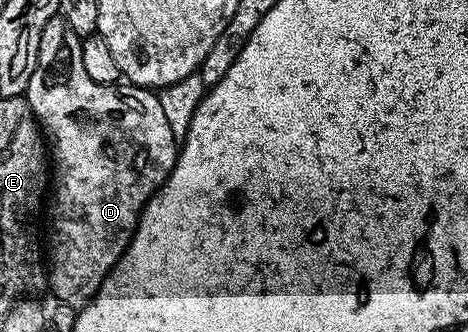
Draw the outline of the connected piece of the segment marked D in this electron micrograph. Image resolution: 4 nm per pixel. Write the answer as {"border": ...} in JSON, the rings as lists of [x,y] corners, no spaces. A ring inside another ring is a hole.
{"border":[[[56,16],[49,21],[40,35],[40,51],[36,71],[32,71],[32,79],[28,79],[28,87],[25,91],[25,99],[31,105],[31,111],[38,122],[45,140],[48,142],[49,152],[52,154],[52,193],[54,189],[54,210],[50,213],[50,225],[54,228],[54,234],[48,241],[48,289],[54,292],[53,296],[59,301],[71,303],[86,303],[94,296],[94,292],[102,286],[102,281],[110,273],[110,268],[122,257],[122,252],[130,246],[134,232],[138,226],[138,220],[142,209],[150,202],[150,198],[157,193],[159,187],[168,179],[172,167],[178,158],[179,142],[172,135],[172,127],[168,127],[168,119],[164,115],[164,107],[160,107],[158,93],[141,87],[125,87],[118,89],[117,84],[101,85],[92,80],[88,71],[84,71],[84,59],[82,58],[82,38],[68,27],[68,23]]]}

